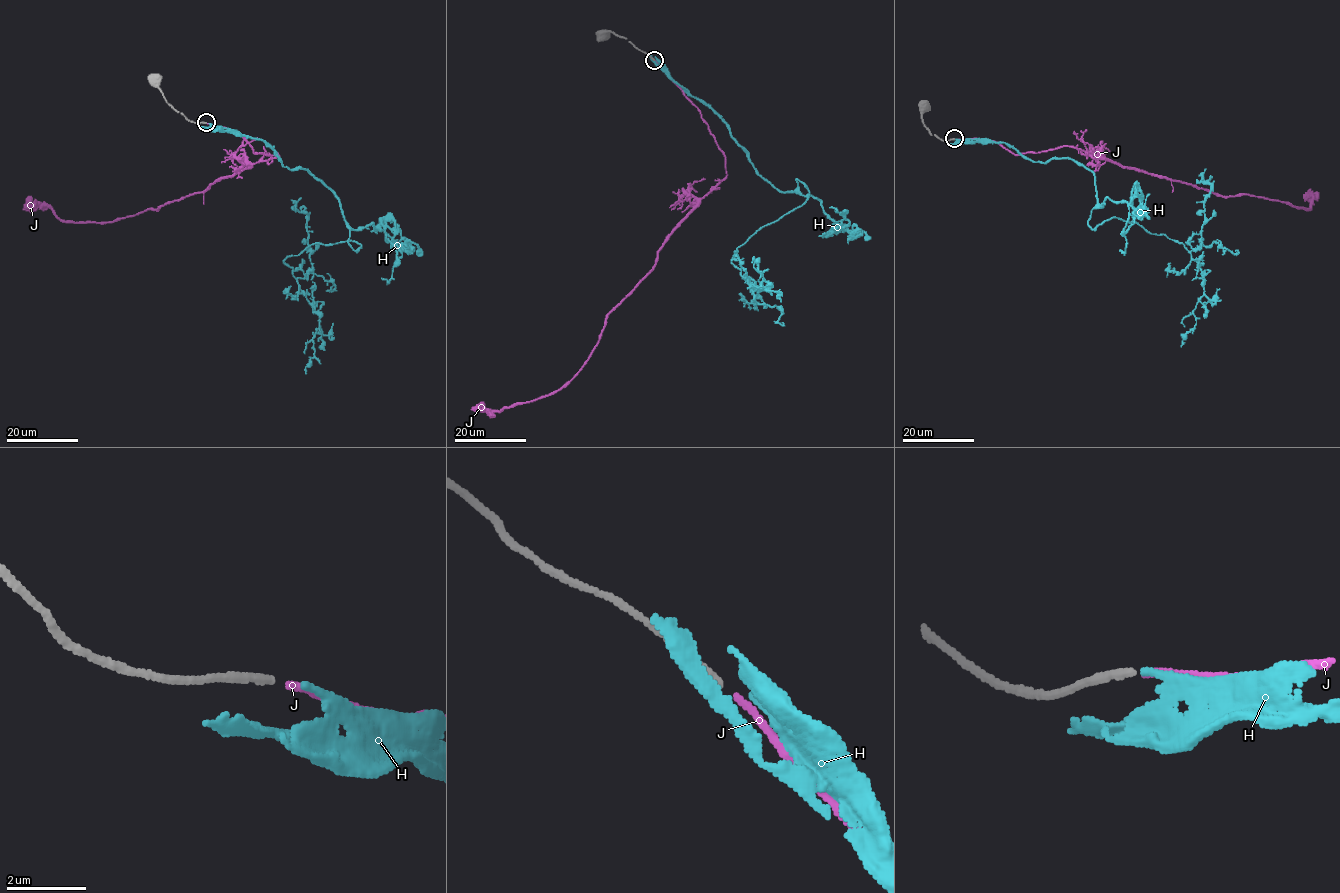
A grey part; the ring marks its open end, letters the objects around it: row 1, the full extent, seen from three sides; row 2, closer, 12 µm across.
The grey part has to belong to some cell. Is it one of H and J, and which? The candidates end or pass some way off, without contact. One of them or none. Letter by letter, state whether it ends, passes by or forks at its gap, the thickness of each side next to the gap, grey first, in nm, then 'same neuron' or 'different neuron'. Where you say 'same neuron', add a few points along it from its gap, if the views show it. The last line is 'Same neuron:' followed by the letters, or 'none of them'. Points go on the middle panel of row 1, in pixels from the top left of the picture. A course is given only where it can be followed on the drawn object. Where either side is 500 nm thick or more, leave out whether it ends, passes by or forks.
H: it ends there; 180 nm thick on the grey side, 170 nm on the other; different neuron
J: it ends there; 180 nm thick on the grey side, 170 nm on the other; same neuron; it runs (655, 61), (697, 108), (725, 157), (726, 176), (607, 315), (597, 345), (569, 381), (498, 411), (476, 409)
Same neuron: J

